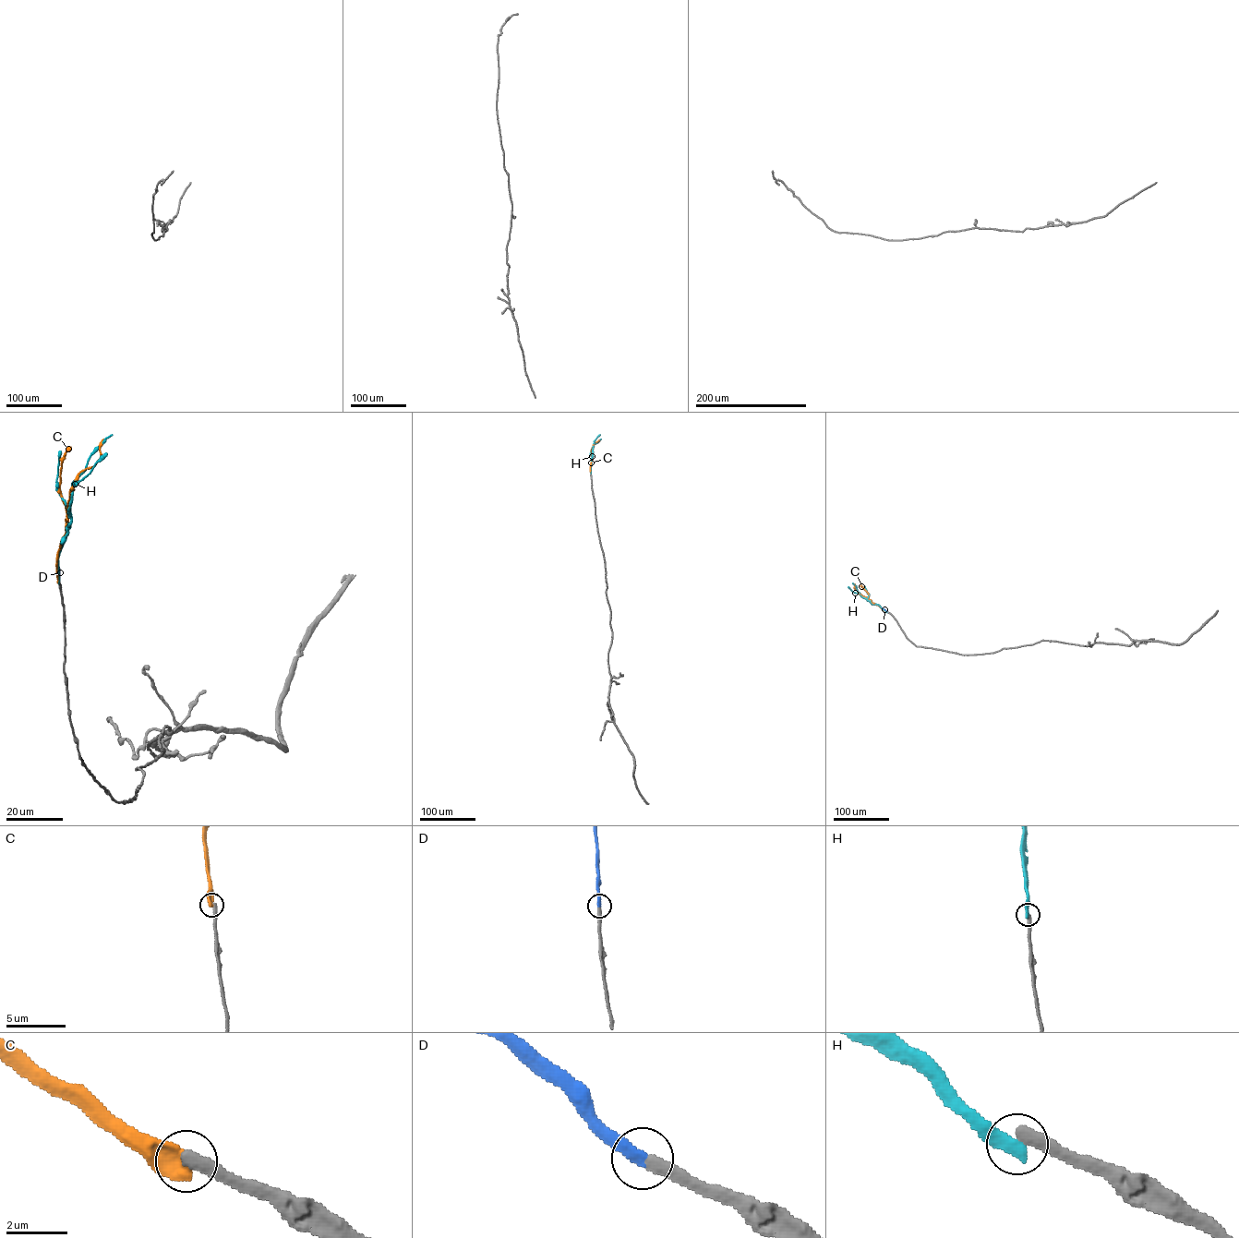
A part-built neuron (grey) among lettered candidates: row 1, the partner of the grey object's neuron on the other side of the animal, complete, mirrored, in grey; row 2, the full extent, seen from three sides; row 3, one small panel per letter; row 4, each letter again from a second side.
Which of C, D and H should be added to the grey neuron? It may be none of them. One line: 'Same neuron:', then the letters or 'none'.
Same neuron: D

